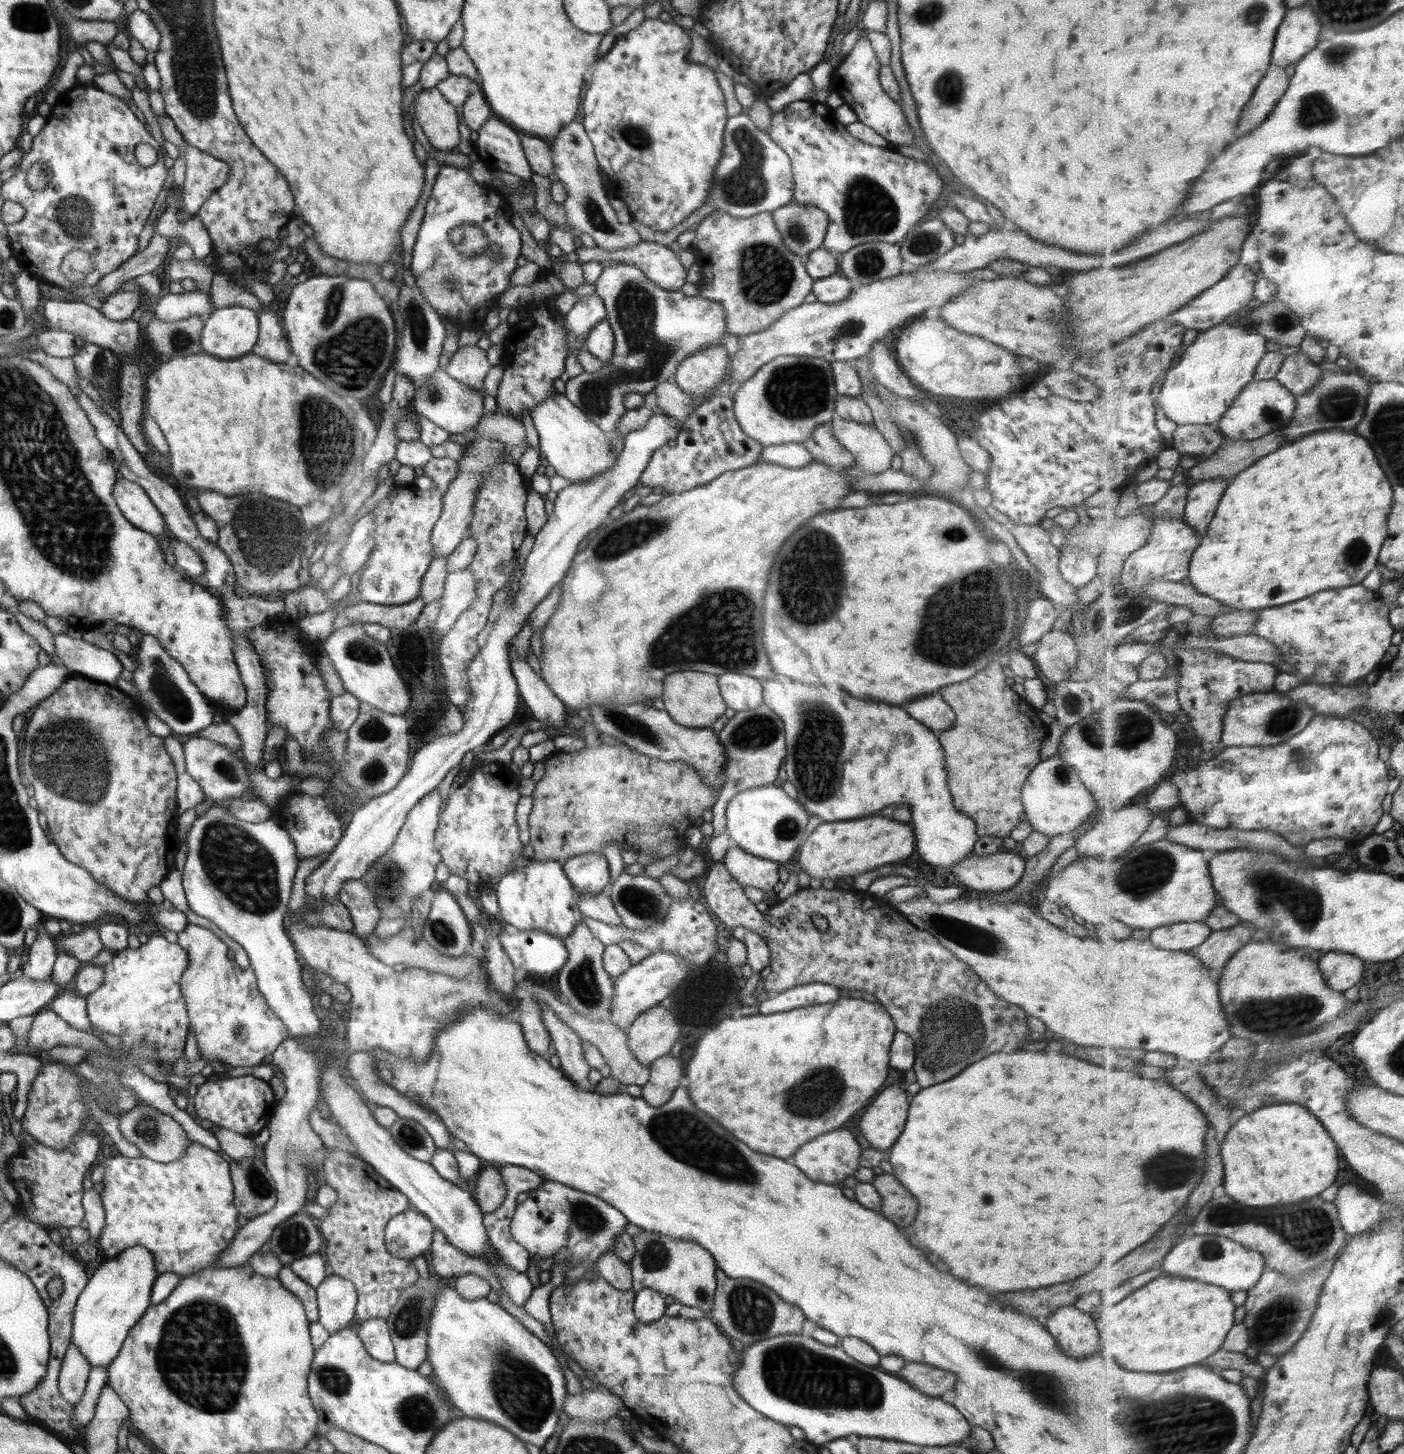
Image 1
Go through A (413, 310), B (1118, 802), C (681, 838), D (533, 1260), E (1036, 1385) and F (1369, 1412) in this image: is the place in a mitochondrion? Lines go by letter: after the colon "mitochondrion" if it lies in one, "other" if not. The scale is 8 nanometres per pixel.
A: mitochondrion
B: other
C: other
D: other
E: mitochondrion
F: other

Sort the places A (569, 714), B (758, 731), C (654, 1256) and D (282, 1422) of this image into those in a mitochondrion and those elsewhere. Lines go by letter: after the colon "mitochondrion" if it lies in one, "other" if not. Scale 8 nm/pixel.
A: other
B: mitochondrion
C: mitochondrion
D: other

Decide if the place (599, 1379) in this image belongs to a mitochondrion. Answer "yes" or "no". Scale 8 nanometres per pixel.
no

